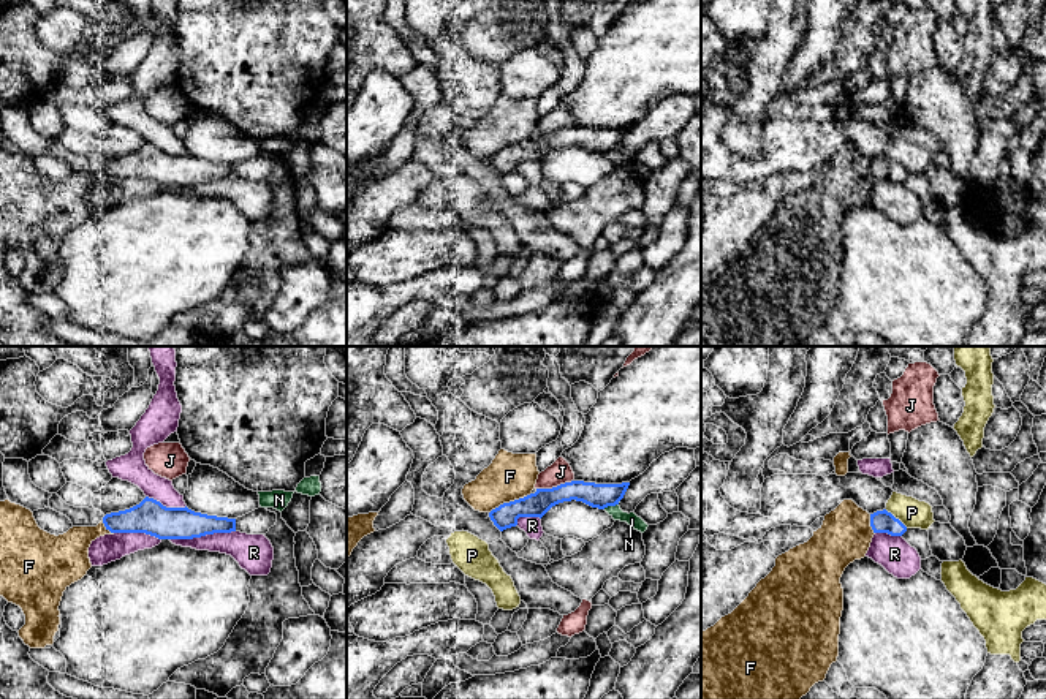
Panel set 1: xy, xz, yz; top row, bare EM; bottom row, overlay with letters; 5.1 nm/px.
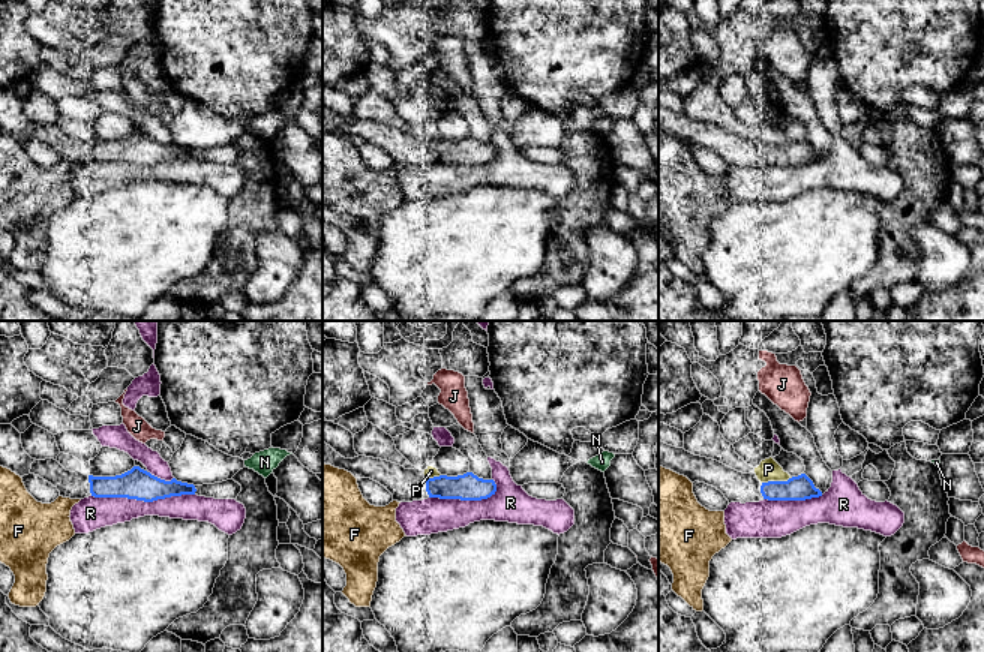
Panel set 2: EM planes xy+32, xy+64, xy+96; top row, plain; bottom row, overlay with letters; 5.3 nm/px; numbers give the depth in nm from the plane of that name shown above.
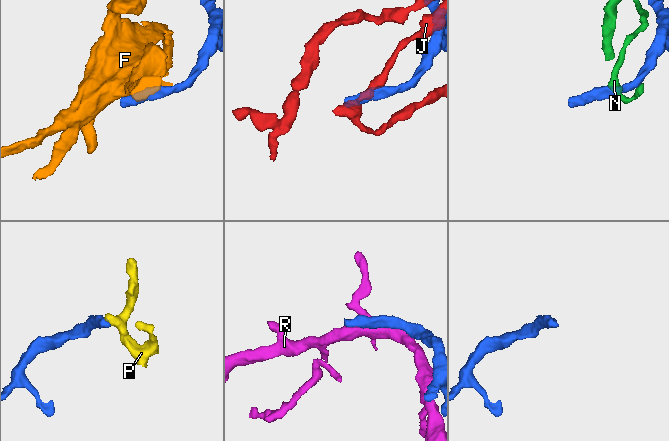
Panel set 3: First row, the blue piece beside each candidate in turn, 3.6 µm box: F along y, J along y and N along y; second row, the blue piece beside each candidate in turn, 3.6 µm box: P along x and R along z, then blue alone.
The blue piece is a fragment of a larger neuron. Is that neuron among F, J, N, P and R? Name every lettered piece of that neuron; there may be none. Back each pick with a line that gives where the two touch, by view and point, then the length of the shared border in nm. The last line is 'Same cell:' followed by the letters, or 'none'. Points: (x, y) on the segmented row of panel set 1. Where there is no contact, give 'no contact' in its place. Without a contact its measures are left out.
Same cell: none

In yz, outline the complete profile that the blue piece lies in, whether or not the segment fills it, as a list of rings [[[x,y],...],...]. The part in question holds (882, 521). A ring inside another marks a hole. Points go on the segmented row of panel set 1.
[[[886,509],[870,514],[870,527],[874,533],[891,536],[902,536],[907,531],[907,527]]]

